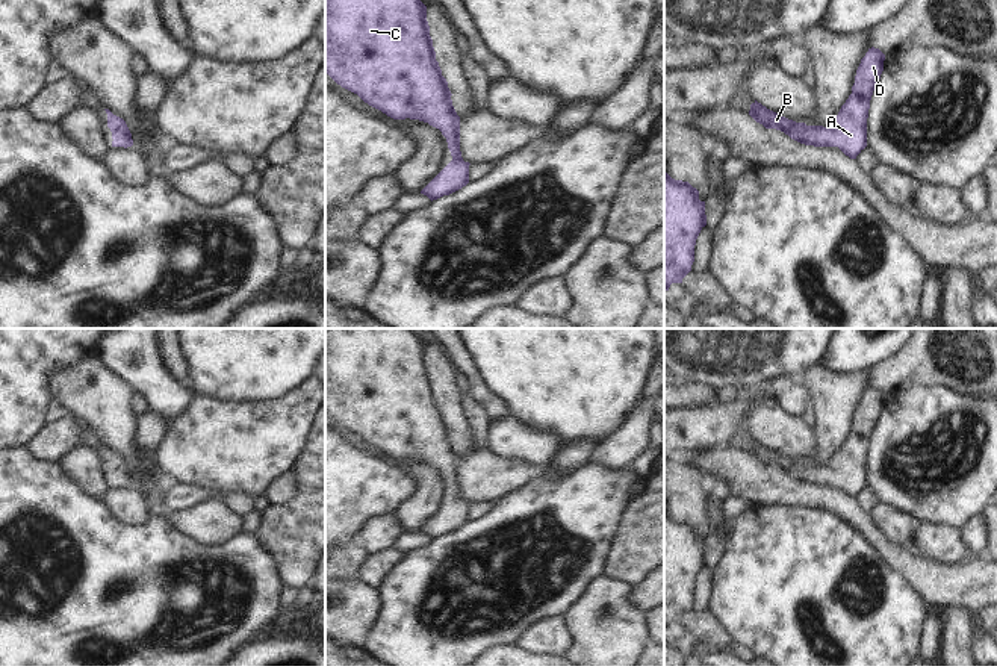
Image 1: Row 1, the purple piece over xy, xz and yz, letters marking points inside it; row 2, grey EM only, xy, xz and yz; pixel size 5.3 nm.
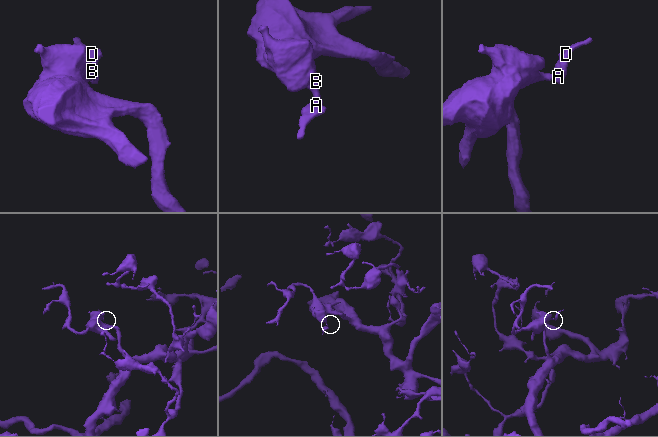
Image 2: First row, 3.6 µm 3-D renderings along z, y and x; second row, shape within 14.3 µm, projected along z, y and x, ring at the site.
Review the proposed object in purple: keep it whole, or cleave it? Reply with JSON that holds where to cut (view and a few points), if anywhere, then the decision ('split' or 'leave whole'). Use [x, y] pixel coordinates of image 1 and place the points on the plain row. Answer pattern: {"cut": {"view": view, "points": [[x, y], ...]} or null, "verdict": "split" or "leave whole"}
{"cut": null, "verdict": "leave whole"}

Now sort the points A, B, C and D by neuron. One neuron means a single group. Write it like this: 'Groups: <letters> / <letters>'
Groups: A B C D

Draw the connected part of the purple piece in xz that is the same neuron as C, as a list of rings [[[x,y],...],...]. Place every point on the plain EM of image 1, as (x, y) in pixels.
[[[325,328],[325,412],[342,427],[393,459],[419,459],[446,477],[452,500],[421,530],[431,540],[469,522],[460,490],[460,456],[442,415],[427,345],[412,328]]]

